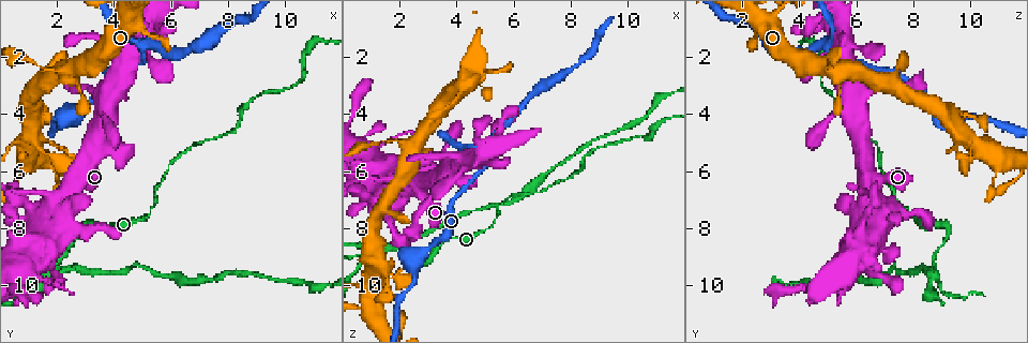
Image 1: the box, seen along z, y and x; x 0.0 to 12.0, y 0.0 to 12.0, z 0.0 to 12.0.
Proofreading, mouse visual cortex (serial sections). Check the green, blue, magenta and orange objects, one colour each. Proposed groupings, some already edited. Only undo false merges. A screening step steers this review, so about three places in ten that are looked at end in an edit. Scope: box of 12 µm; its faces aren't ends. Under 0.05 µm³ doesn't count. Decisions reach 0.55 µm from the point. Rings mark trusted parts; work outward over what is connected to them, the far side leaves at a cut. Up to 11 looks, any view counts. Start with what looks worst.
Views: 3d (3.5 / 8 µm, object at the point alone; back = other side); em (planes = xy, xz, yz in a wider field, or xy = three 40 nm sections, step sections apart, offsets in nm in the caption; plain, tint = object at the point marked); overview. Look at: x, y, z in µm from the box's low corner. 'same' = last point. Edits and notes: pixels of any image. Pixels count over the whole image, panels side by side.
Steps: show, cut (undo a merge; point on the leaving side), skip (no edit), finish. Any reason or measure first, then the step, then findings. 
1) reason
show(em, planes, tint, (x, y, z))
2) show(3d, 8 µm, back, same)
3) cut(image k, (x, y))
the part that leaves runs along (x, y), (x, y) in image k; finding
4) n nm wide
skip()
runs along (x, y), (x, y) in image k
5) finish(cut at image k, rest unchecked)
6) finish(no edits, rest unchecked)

abrupt turn
show(3d, 8 µm, (3.0, 7.9, 9.1))

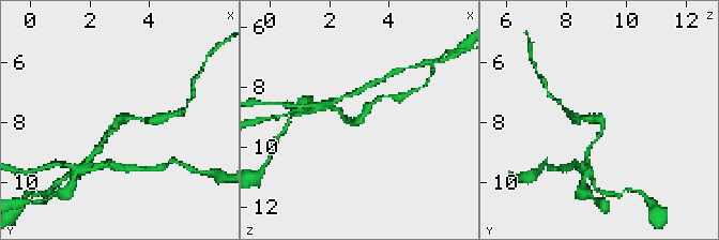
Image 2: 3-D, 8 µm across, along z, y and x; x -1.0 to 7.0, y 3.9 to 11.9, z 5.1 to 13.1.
arms of 150, 150 nm
show(em, planes, tint, (2.9, 7.9, 9.2))

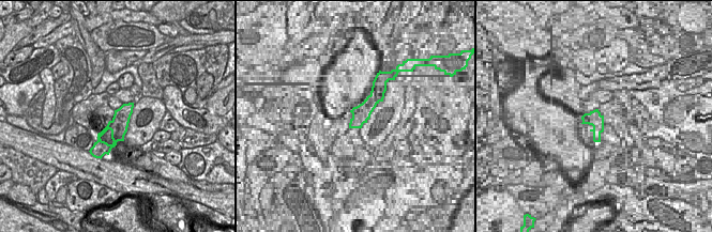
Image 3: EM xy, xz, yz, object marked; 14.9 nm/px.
skip()
runs along (137, 118), (119, 118), (102, 144) in image 2; one cell here

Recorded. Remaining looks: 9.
branch point
show(3d, 8 µm, (1.5, 9.6, 8.8))

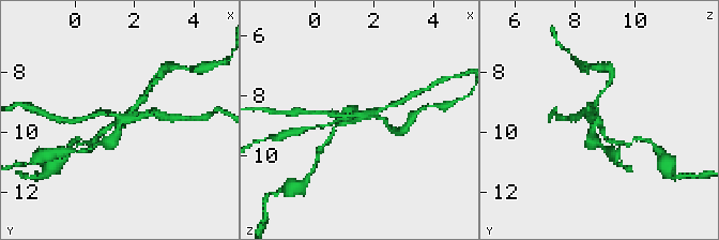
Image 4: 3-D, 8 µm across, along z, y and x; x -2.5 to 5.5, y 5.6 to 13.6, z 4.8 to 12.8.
4 arms; arms of 150, 150, 150, 300 nm
show(em, xy, step 3, tint, (1.6, 9.5, 8.7))

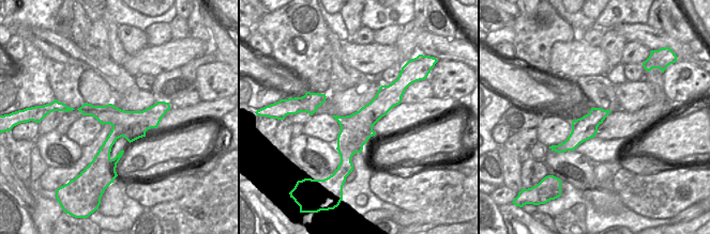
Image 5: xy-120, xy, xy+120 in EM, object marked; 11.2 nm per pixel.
360 nm wide
cut(image 4, (111, 139))
the part that leaves runs along (136, 113), (174, 117) in image 4; a second cell is stuck on

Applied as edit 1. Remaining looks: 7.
three arms meet
show(3d, 3.5 µm, (5.0, 1.6, 5.0))

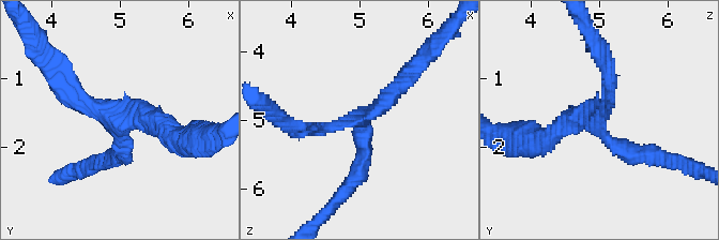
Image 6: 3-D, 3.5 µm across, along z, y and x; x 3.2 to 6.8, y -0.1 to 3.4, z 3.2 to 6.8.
3 arms; arms of 200, 200, 250 nm
show(em, xy, step 2, tint, (5.00, 1.70, 4.95))

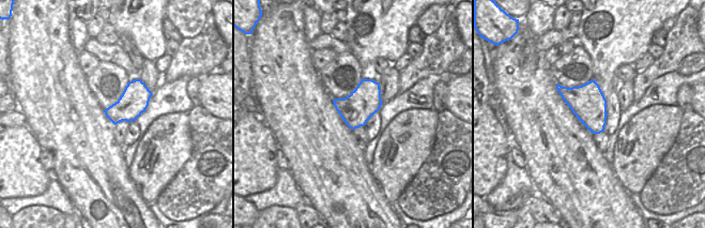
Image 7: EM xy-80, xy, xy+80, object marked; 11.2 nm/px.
skip()
runs along (356, 179), (361, 118), (407, 74) in image 6; one cell here

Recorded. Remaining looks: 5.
looks like a crossing
show(3d, 3.5 µm, (1.2, 5.0, 10.1))

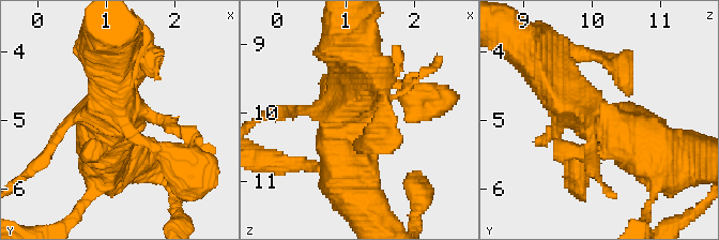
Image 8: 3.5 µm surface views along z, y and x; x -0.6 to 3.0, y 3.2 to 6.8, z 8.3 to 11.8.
shape alone is not enough
show(em, xy, step 1, tint, (1.10, 5.00, 10.00))

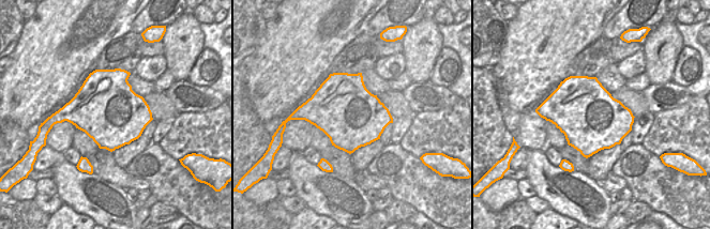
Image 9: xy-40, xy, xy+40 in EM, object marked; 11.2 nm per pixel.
cut it another way
show(em, xy, step 2, tint, same)

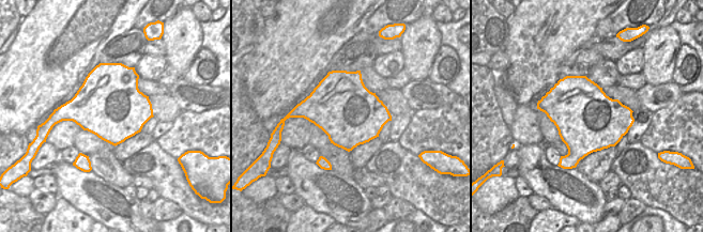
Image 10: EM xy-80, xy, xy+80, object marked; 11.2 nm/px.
700 nm wide
skip()
runs along (531, 55), (566, 101), (637, 144) in image 8; all the same cell

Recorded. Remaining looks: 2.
finish(cut at image 4, rest unchecked)

